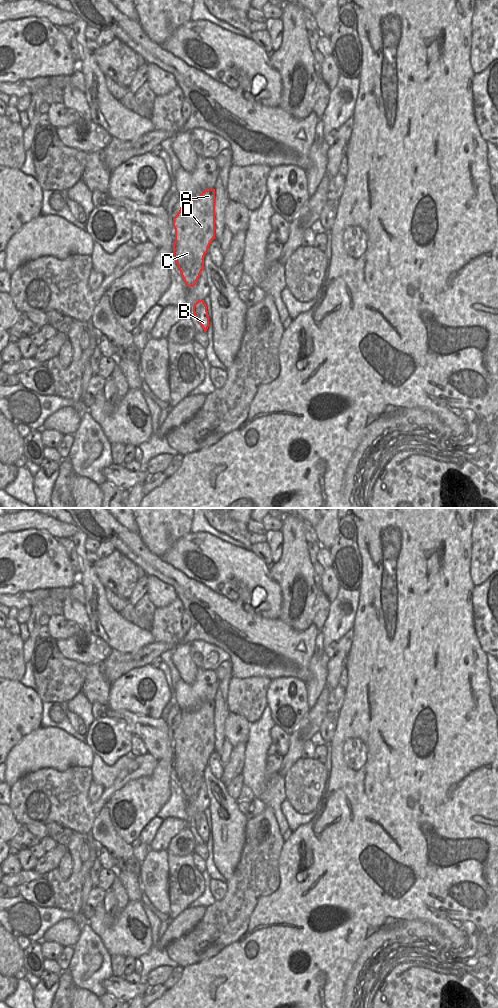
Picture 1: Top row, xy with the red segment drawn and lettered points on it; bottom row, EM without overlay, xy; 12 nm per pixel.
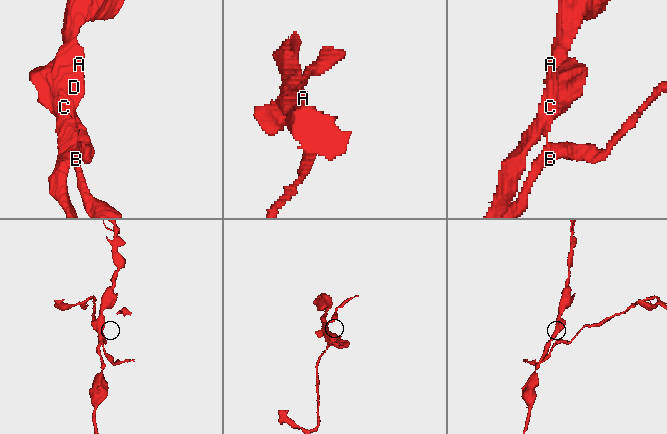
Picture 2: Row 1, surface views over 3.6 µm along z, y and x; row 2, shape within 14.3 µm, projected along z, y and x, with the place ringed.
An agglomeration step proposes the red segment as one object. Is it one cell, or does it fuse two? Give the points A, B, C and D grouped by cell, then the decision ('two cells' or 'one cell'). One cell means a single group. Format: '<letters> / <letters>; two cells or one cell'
A C D / B; two cells

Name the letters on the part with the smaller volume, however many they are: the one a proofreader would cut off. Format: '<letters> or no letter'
B

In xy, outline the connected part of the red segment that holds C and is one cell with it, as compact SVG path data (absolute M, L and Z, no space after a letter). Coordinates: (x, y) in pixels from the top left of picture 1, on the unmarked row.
M206 701L192 711L181 711L180 722L173 730L173 739L173 770L186 798L194 799L204 782L204 768L215 751L215 701Z

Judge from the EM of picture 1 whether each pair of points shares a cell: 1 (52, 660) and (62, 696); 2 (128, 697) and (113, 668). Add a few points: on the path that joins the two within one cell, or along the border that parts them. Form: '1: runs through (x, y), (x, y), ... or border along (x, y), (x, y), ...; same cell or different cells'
1: runs through (52, 669), (60, 683), (60, 687); same cell
2: border along (140, 668), (129, 670), (111, 683); different cells

